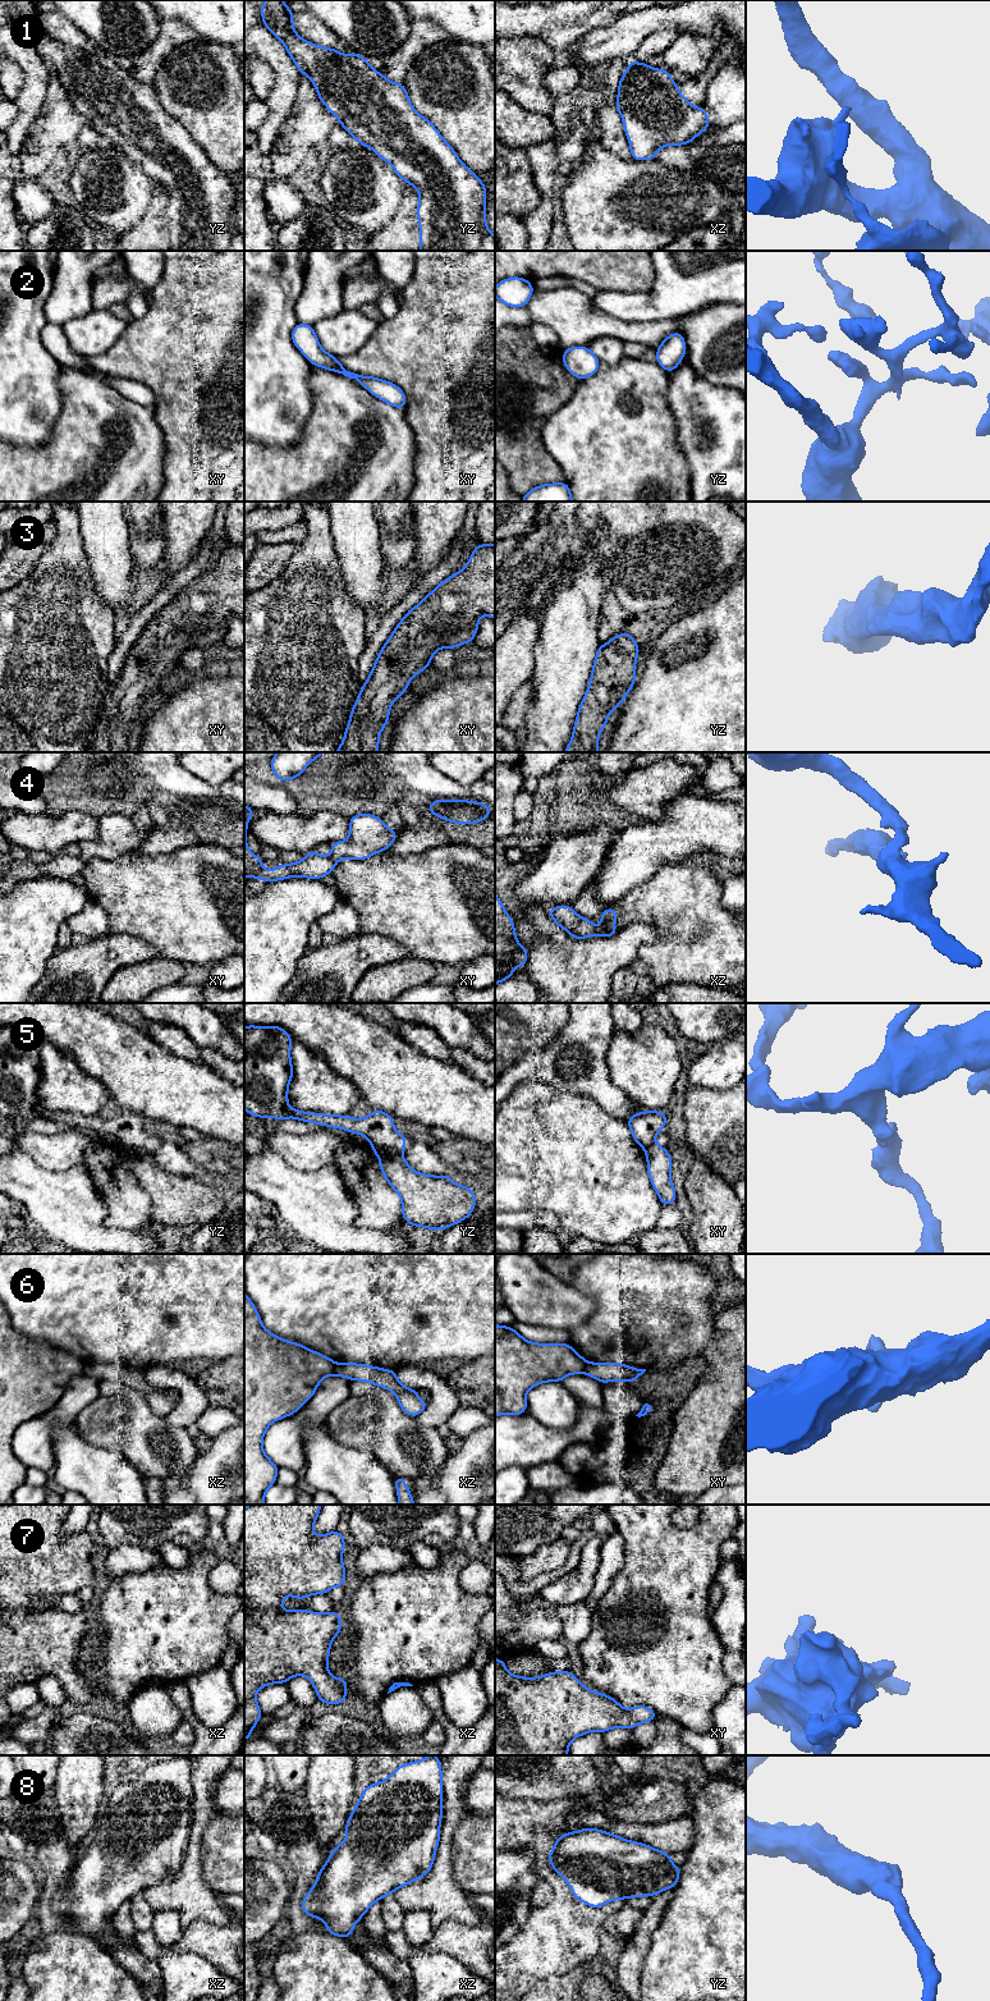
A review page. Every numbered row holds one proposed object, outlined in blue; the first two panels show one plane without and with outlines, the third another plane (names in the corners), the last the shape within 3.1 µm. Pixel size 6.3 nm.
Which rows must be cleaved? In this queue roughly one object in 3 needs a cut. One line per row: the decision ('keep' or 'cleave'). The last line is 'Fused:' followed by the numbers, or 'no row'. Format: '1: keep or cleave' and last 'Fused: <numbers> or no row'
1: keep
2: keep
3: keep
4: keep
5: cleave
6: cleave
7: keep
8: keep
Fused: 5, 6

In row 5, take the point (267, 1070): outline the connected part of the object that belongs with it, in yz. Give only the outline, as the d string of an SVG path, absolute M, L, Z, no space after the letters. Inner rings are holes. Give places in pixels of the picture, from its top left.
M280 1026L244 1027L244 1109L258 1118L295 1118L368 1139L372 1146L402 1154L408 1137L395 1131L393 1117L373 1109L365 1118L303 1112L288 1107L288 1088L293 1077L292 1036Z

